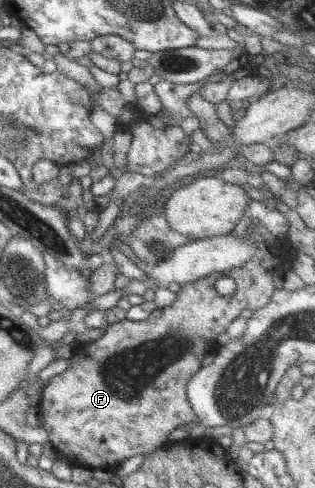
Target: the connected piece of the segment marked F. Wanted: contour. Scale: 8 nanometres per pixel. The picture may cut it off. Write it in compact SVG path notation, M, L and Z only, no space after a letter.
M252 219L249 220L250 232L248 239L251 240L251 244L253 244L253 248L255 248L253 255L251 255L251 259L221 274L229 277L229 279L233 279L235 282L235 292L233 292L232 295L223 296L217 294L217 291L213 288L215 276L208 279L201 278L188 284L182 284L180 289L174 293L175 299L173 299L173 303L161 309L156 307L155 310L149 314L147 319L143 319L141 321L131 321L124 318L123 320L116 321L115 323L107 324L103 334L98 339L85 341L82 344L80 342L73 344L72 354L70 355L67 369L61 371L61 373L56 374L55 376L52 376L50 380L47 380L43 384L41 398L37 404L38 415L40 416L42 422L41 428L47 432L48 442L51 444L51 448L53 448L54 451L58 452L65 460L73 459L73 461L78 461L83 465L87 465L89 469L94 468L102 470L106 469L106 466L108 465L113 465L113 463L120 463L124 459L134 456L138 457L159 448L167 442L168 436L172 430L194 421L194 414L191 412L189 401L187 401L187 397L185 395L185 384L187 384L187 381L191 379L191 375L197 371L197 368L201 366L201 359L203 356L216 349L215 337L217 334L225 331L227 325L229 325L229 323L233 321L233 319L235 319L239 313L243 311L243 309L253 311L263 307L263 305L269 301L269 298L274 290L272 279L280 277L281 272L287 271L287 269L290 269L291 267L292 250L286 246L283 240L275 239L275 237L271 236L269 239L265 240L263 237L259 236L257 234L258 230L253 227L258 224L261 225L259 221Z

